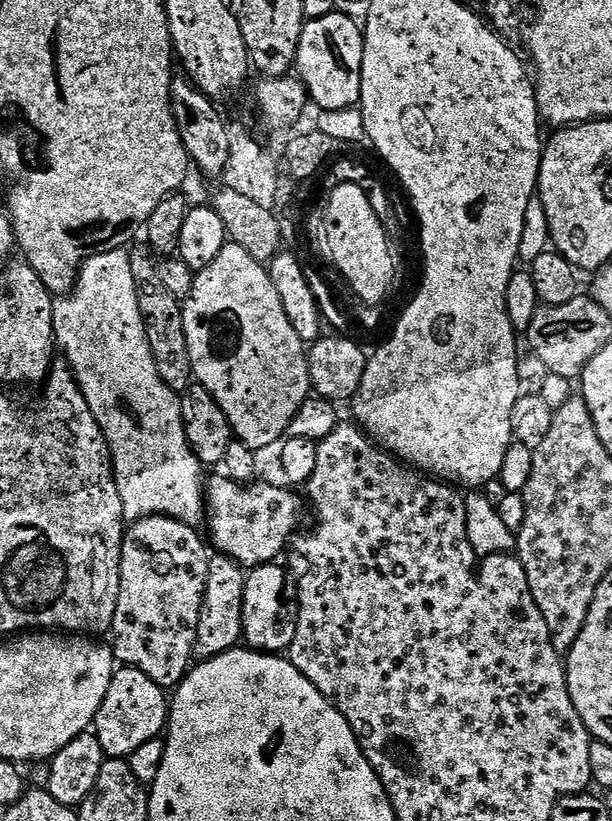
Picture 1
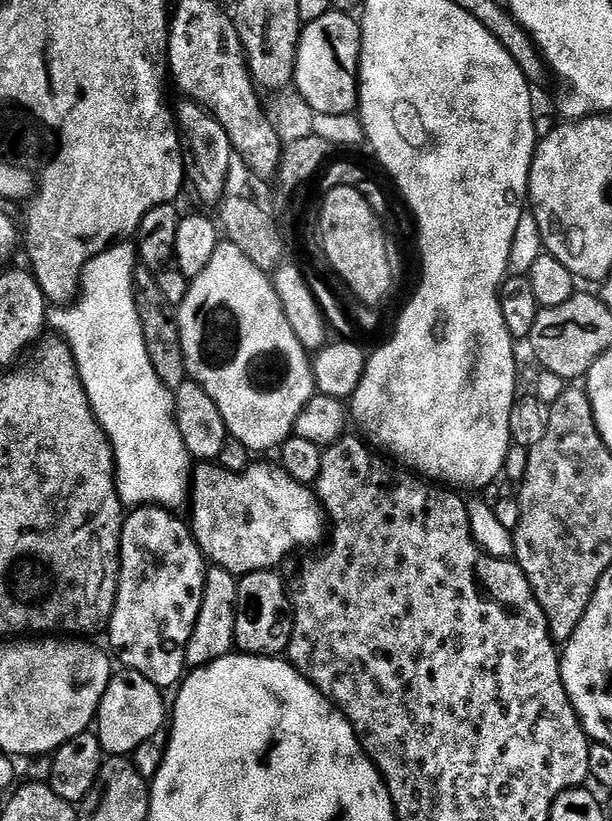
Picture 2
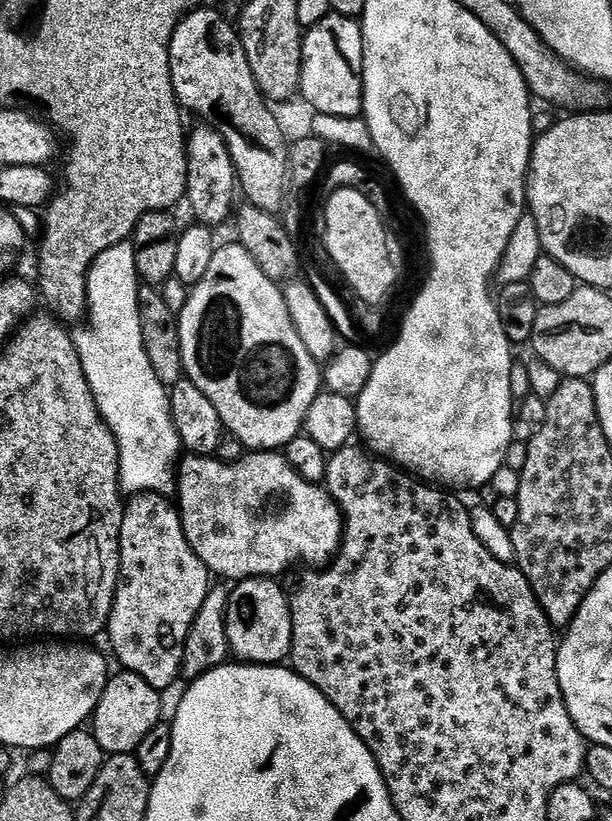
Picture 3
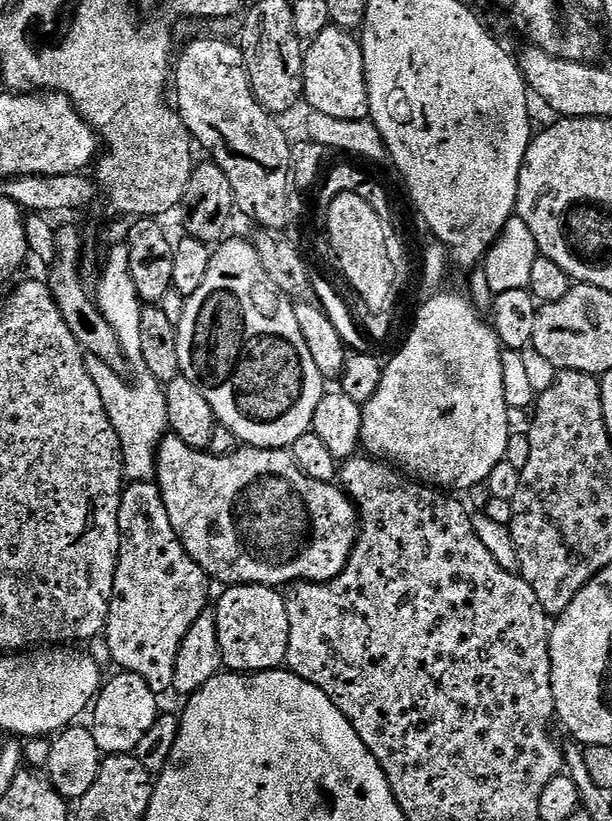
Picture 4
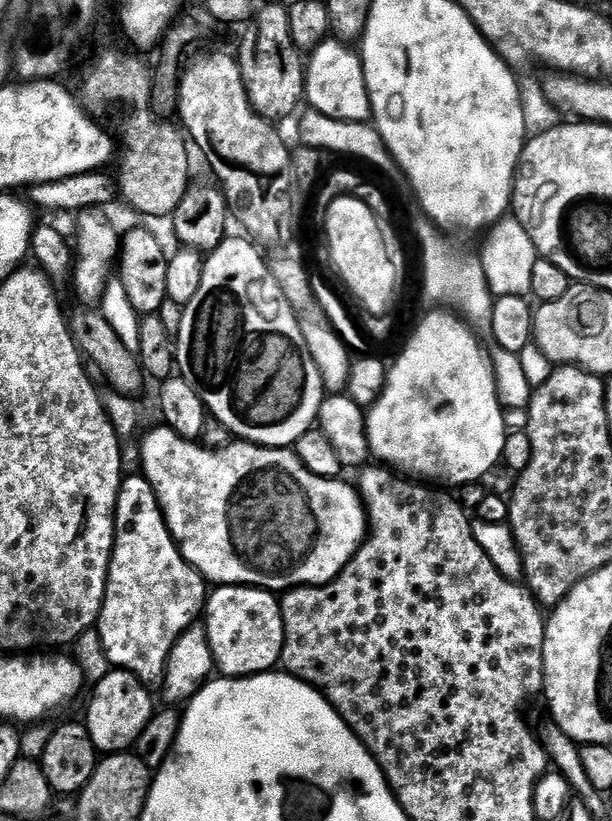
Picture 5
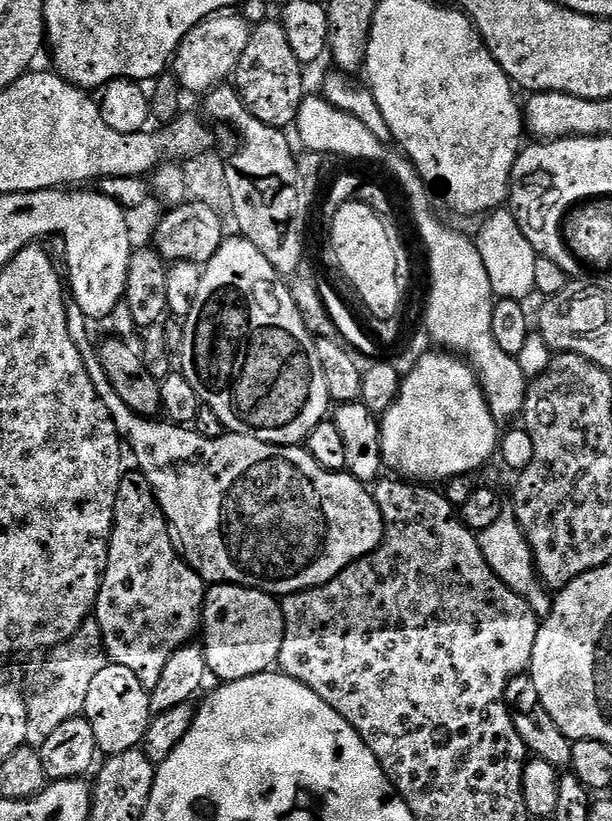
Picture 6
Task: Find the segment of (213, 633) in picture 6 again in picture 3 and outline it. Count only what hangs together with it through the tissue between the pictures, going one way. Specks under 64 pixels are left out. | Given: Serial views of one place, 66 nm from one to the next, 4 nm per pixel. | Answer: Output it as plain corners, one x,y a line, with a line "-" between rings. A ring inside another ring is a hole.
257,578
241,580
231,589
228,598
227,640
231,655
241,663
276,666
291,655
293,618
290,596
276,584
279,583
272,578

